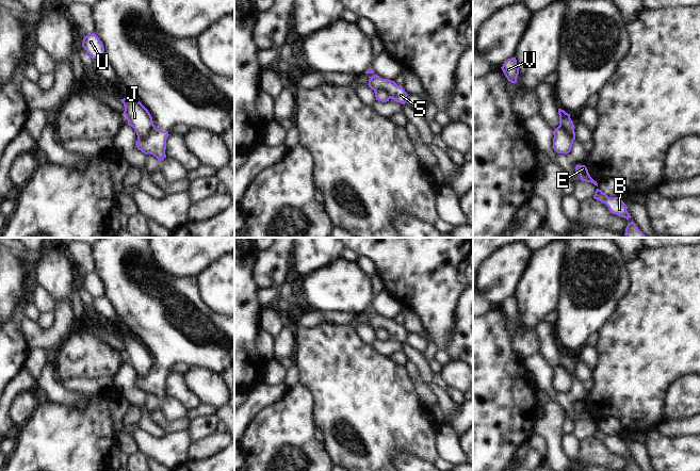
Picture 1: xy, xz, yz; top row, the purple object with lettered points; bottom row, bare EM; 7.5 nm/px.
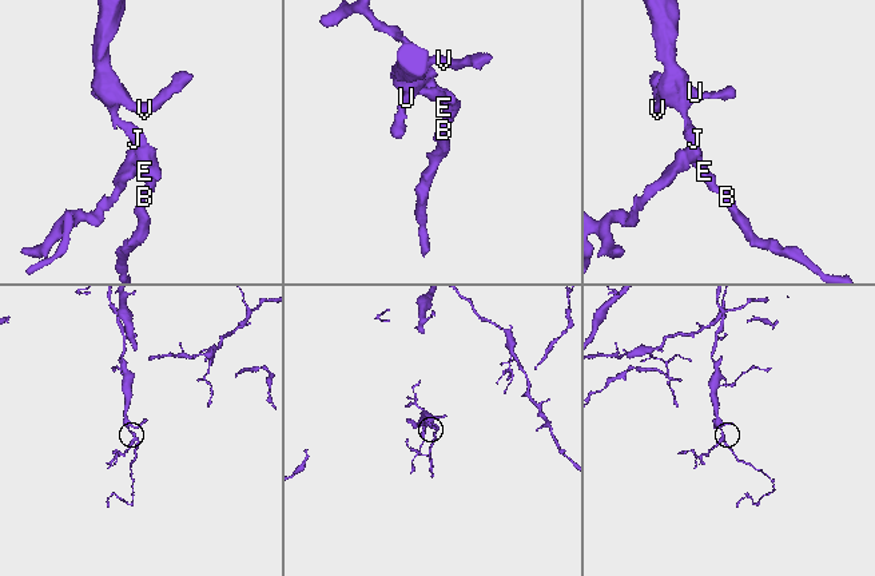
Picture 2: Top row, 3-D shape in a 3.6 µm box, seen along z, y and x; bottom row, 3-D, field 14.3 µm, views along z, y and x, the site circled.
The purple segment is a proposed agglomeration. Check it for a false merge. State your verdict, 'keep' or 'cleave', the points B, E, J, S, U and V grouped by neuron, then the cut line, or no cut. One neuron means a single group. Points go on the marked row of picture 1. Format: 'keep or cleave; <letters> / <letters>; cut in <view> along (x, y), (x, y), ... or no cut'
cleave; B E S / J U V; cut in xy along (152, 124), (149, 131), (143, 137), (137, 137)

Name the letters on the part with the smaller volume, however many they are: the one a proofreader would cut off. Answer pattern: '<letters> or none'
B, E, S

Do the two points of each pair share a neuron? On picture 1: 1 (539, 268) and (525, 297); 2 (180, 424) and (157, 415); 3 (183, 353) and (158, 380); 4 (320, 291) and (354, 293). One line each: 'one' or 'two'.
1: one
2: one
3: one
4: one

